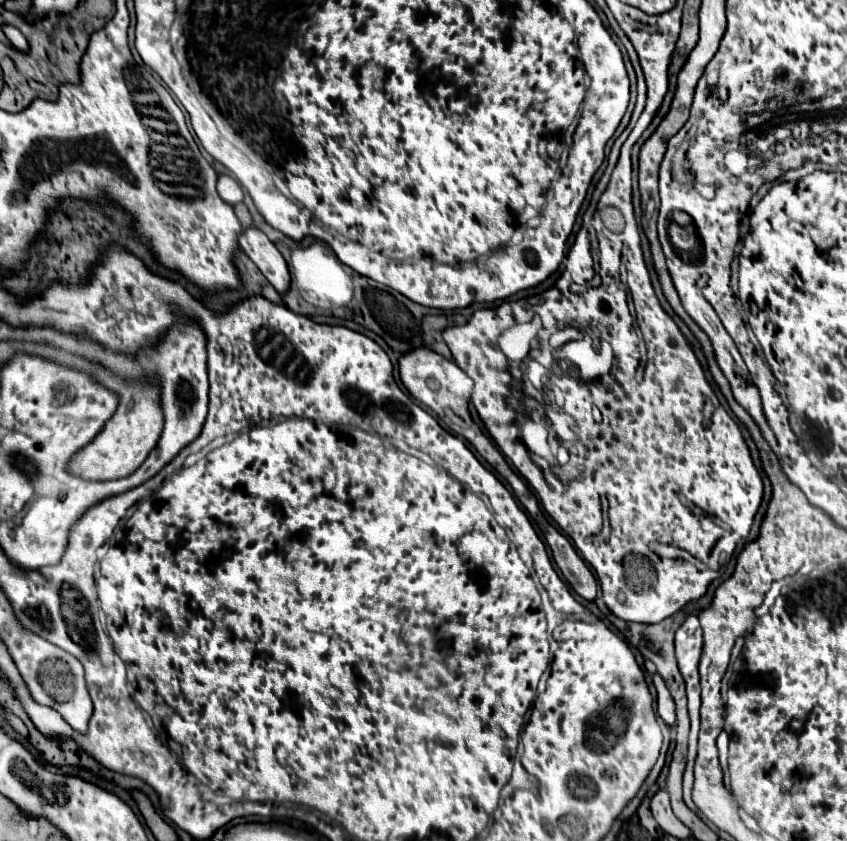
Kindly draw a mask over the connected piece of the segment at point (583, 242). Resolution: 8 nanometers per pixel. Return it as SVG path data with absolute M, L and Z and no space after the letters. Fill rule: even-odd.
M582 227L576 234L575 243L570 248L565 259L565 269L560 277L570 277L572 284L585 285L594 276L594 262L591 255L590 239L588 231ZM584 235L584 237L582 237Z

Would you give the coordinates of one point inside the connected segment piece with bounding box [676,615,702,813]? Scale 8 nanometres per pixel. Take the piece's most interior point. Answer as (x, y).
(689, 637)

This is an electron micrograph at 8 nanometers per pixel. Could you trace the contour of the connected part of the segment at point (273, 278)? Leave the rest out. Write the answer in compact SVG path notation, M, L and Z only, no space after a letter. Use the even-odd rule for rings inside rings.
M248 227L238 235L240 249L256 263L262 275L274 285L278 293L286 293L290 285L290 273L284 257L274 243L256 227Z

